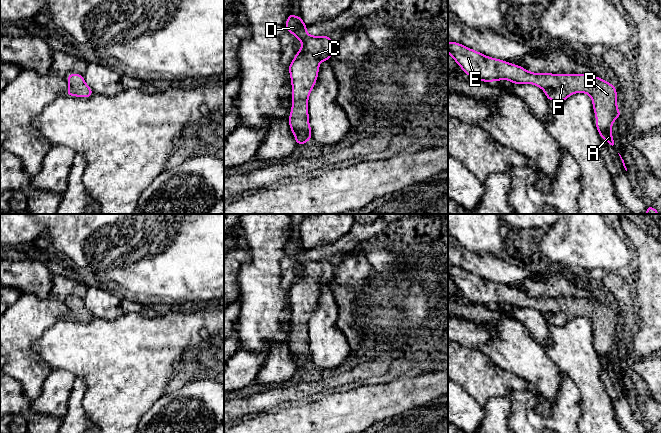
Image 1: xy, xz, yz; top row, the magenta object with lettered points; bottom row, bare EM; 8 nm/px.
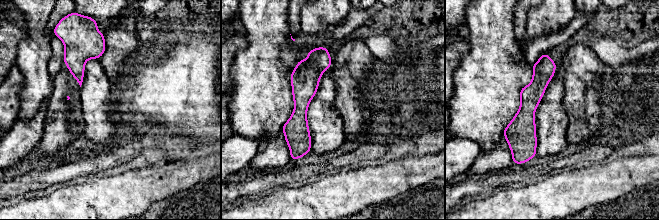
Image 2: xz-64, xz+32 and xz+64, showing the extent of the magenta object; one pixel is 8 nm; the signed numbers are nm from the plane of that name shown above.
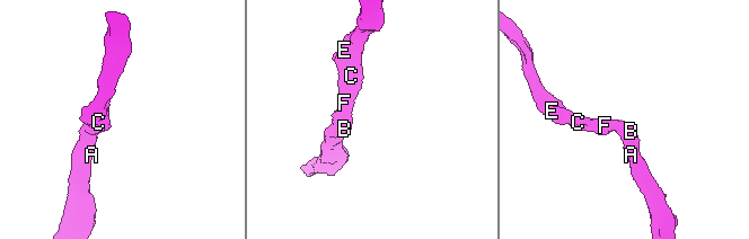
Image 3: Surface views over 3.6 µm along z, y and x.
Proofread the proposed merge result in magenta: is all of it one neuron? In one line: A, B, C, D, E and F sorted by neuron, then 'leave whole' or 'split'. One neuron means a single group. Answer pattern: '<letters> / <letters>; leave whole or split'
A B C D E F; leave whole

